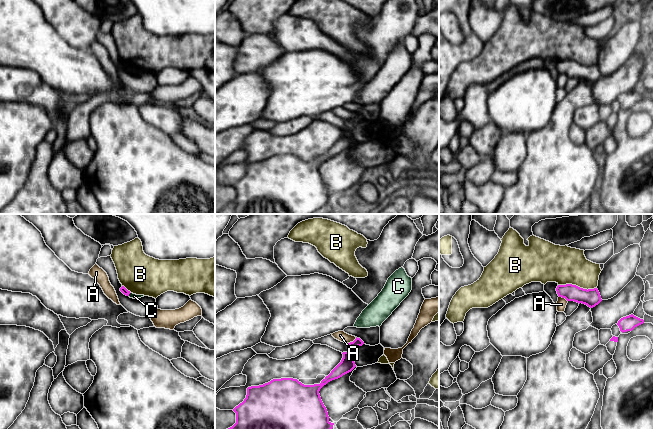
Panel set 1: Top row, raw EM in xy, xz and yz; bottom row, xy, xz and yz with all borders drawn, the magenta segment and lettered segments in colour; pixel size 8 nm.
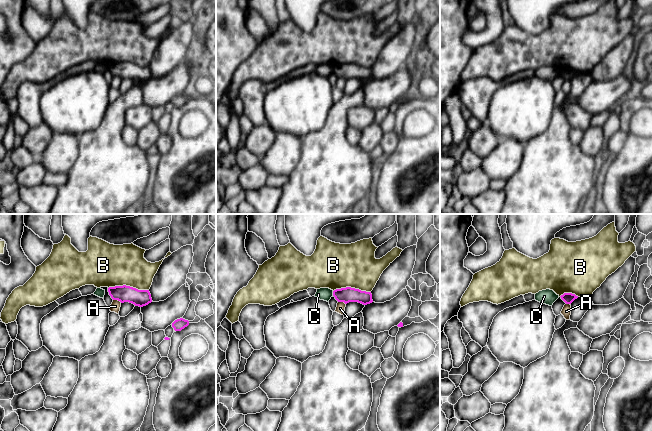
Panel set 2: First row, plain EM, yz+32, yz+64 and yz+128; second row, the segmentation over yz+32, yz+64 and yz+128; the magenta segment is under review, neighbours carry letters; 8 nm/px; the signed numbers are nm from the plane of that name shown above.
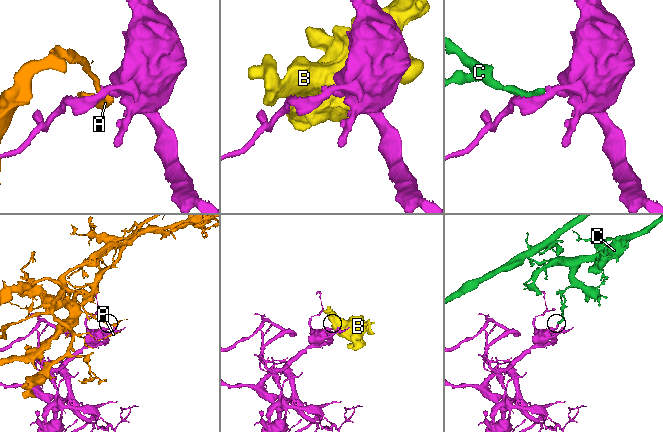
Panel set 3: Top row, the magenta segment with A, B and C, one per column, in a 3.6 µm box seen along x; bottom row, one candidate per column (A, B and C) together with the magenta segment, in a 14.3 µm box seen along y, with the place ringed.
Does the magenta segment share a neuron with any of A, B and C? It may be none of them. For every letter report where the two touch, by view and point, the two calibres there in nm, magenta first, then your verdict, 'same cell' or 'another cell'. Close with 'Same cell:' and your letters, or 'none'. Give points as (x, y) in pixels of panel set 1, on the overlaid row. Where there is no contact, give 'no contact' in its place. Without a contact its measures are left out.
A: meets magenta in xz at (351, 342); 70 nm thick on the magenta side, 80 nm on the other; another cell
B: meets magenta in yz at (577, 286); 140 nm thick on the magenta side, 300 nm on the other; another cell
C: meets magenta in xy at (129, 293); 50 nm thick on the magenta side, 50 nm on the other; another cell
Same cell: none

